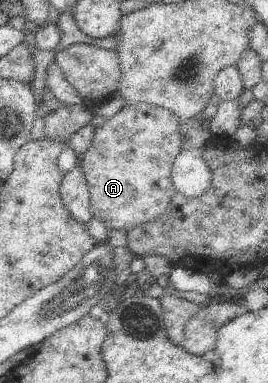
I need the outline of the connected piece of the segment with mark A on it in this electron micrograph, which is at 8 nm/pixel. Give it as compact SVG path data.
M147 103L125 105L113 118L99 121L90 147L82 154L81 166L89 187L93 217L103 221L108 231L120 229L128 233L141 223L166 213L168 204L176 193L171 180L171 169L176 156L183 149L179 134L181 121L181 117L173 111Z

